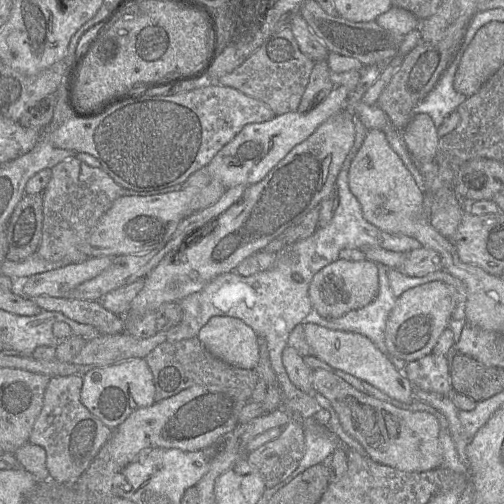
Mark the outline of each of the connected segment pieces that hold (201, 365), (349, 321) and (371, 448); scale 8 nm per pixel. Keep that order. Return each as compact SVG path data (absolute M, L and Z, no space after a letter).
M198 336L177 342L164 341L152 350L145 360L152 372L156 402L174 396L192 386L222 386L243 394L244 400L251 400L259 376L255 370L234 367L212 355Z
M377 263L378 268L378 279L379 289L374 300L363 308L352 310L343 315L340 318L326 319L320 316L314 309L306 316L303 323L314 323L331 330L340 330L347 332L355 332L366 336L370 339L373 344L393 363L398 371L403 370L405 373L405 365L407 362L394 357L389 351L385 343L385 328L388 316L395 306L396 296L394 296L389 280L388 280L388 269L383 264Z
M323 369L312 370L311 383L313 392L329 400L343 430L363 447L372 461L404 472L425 472L442 465L440 426L433 415L396 408L360 393L336 374Z

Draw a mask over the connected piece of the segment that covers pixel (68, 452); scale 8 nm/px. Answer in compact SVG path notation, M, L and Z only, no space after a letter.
M80 375L51 377L44 393L42 410L29 438L30 443L45 449L50 480L61 484L74 484L113 432L81 403L82 385L83 376Z

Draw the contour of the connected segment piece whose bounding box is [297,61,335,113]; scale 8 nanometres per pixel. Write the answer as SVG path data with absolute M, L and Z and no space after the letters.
M326 61L315 62L297 111L307 113L321 102L334 87Z

